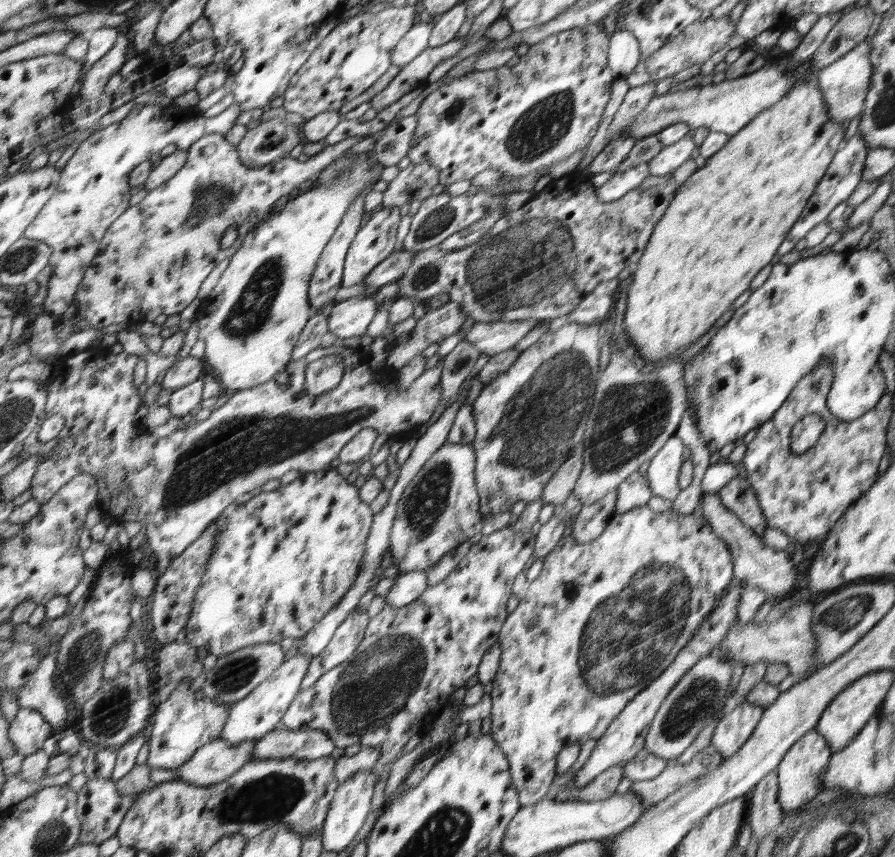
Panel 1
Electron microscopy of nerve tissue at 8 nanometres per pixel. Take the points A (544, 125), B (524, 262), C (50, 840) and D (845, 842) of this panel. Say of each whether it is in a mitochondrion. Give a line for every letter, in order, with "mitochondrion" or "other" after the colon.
A: mitochondrion
B: mitochondrion
C: mitochondrion
D: mitochondrion

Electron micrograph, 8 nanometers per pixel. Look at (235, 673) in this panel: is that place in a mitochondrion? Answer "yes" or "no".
yes

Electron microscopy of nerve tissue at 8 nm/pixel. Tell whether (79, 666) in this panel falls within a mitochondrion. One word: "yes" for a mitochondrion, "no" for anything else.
yes

